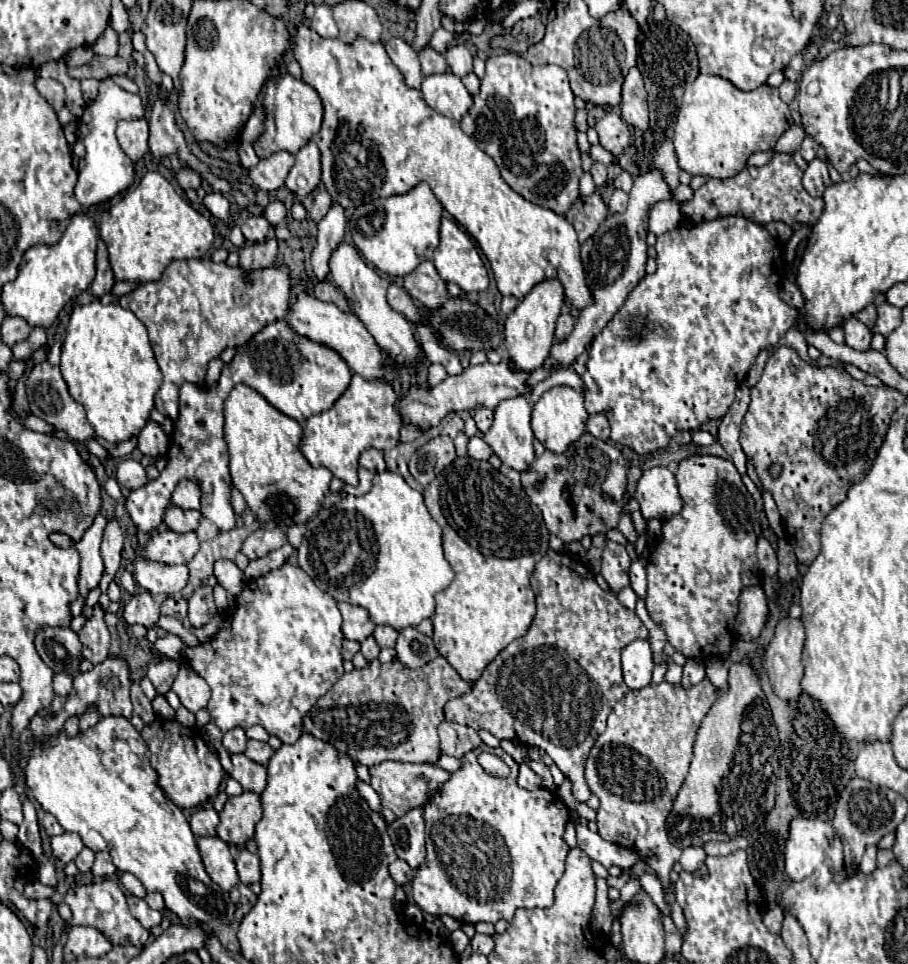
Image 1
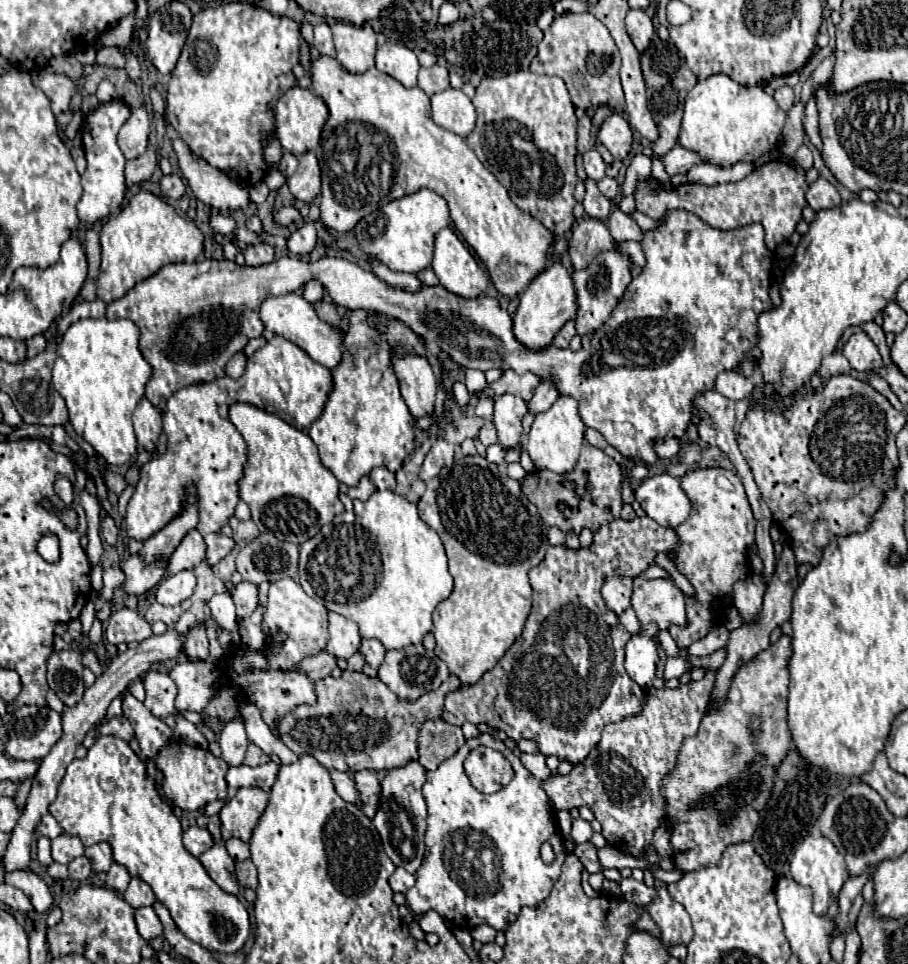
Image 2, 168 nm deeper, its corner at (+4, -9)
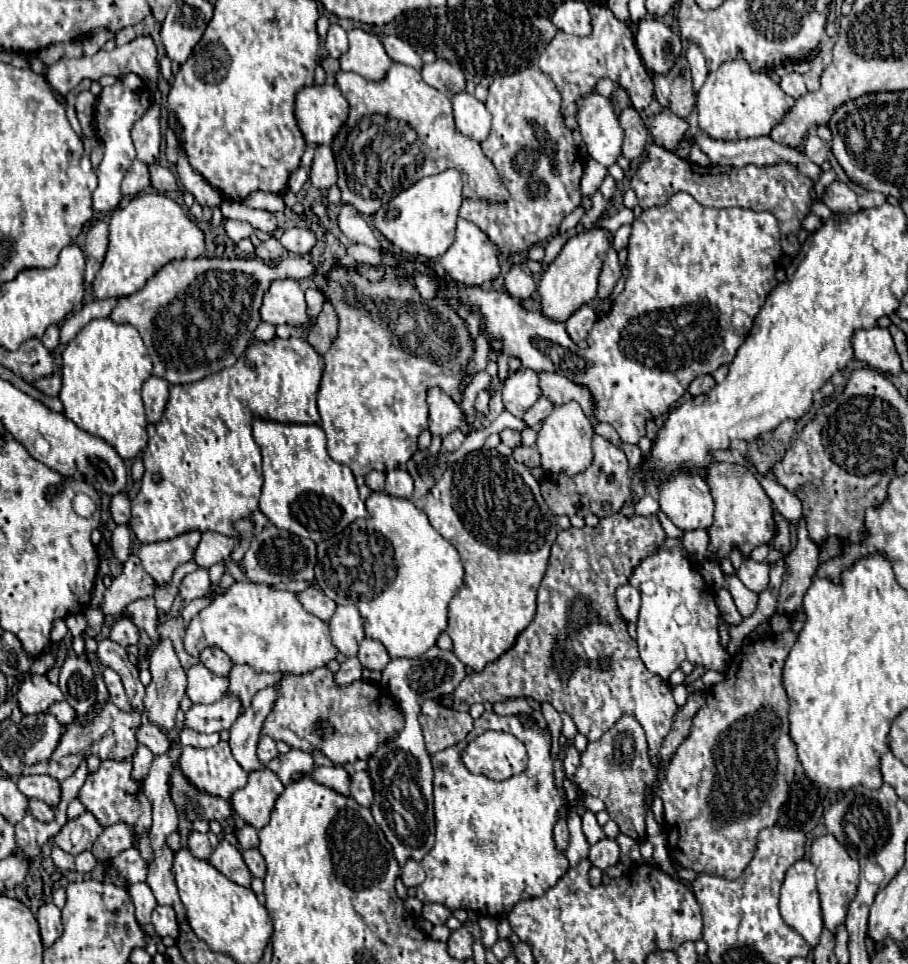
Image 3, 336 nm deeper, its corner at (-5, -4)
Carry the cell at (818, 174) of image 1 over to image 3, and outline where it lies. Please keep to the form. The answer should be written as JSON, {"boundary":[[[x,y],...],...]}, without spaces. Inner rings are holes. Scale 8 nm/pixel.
{"boundary":[[[833,181],[833,183],[825,189],[825,193],[823,193],[823,203],[825,203],[833,213],[839,213],[839,215],[859,211],[855,191],[851,191],[851,189],[849,189],[845,183],[841,183],[841,181]]]}

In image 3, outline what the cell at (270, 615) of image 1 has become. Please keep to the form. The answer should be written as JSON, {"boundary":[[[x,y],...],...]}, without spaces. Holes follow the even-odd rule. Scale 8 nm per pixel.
{"boundary":[[[311,585],[311,587],[303,589],[303,591],[297,591],[297,599],[301,601],[301,605],[303,605],[303,609],[305,609],[307,613],[313,613],[315,617],[319,617],[319,619],[325,621],[325,623],[333,617],[335,607],[337,607],[329,597],[323,595],[323,591],[319,591],[315,585]]]}

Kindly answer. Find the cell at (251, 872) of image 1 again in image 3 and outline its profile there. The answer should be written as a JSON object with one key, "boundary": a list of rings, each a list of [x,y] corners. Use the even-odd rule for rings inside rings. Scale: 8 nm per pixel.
{"boundary":[[[247,849],[243,851],[243,859],[245,859],[245,865],[249,867],[251,875],[253,877],[259,877],[259,879],[265,879],[265,859],[263,855],[259,853],[259,849]]]}

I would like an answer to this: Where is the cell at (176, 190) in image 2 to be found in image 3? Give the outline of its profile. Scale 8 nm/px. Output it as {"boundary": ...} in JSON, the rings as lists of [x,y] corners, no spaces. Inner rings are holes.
{"boundary":[[[151,165],[149,167],[149,173],[151,173],[151,185],[161,191],[161,193],[171,193],[171,191],[177,191],[177,179],[175,175],[167,169],[167,167],[161,167],[161,165]]]}

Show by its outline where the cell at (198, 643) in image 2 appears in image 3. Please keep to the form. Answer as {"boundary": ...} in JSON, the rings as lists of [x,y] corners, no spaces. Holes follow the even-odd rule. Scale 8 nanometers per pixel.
{"boundary":[[[203,649],[199,661],[217,675],[227,675],[231,669],[231,661],[221,649]]]}

